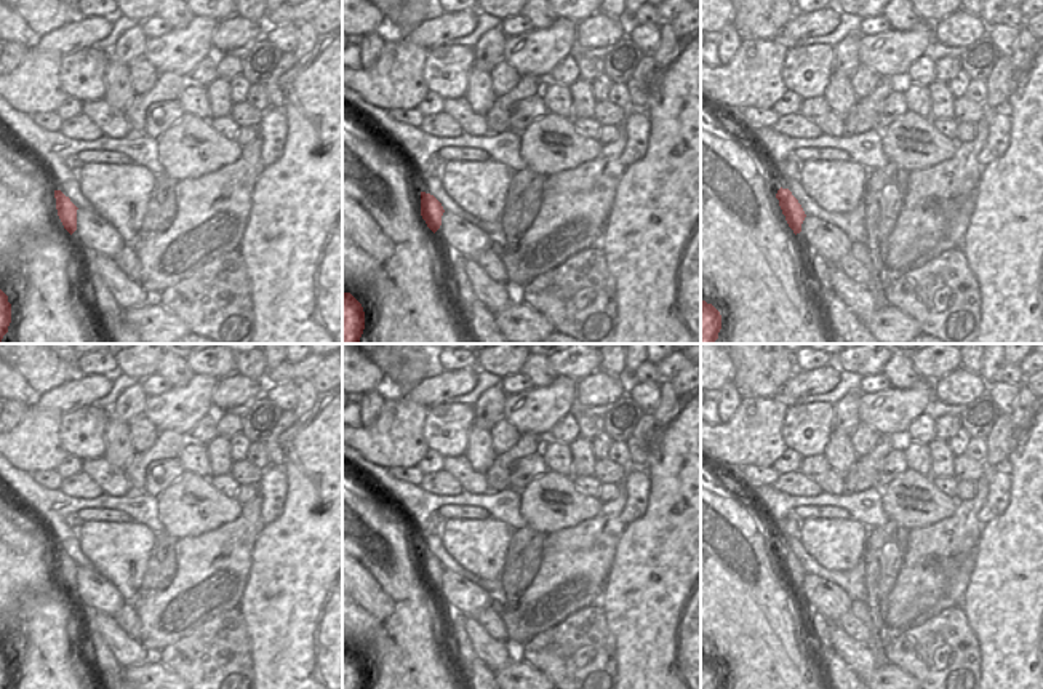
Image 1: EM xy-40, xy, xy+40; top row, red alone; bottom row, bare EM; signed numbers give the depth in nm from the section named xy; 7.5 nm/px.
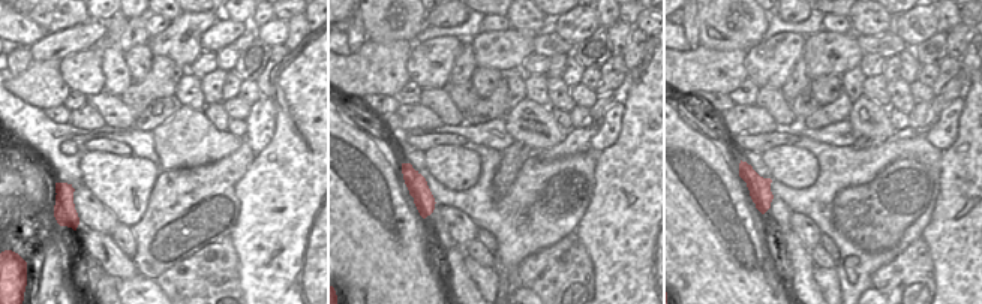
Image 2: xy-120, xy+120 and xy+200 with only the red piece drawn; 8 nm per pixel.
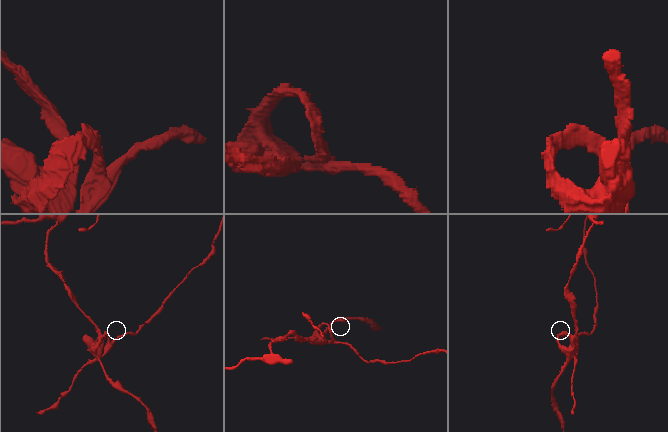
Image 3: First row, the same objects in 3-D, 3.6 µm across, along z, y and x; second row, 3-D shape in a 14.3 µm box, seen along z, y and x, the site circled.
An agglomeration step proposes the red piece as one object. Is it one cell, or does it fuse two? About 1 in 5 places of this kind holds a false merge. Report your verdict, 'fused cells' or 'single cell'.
fused cells

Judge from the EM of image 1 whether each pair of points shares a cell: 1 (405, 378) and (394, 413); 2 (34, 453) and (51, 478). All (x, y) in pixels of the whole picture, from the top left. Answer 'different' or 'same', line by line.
1: different
2: different

